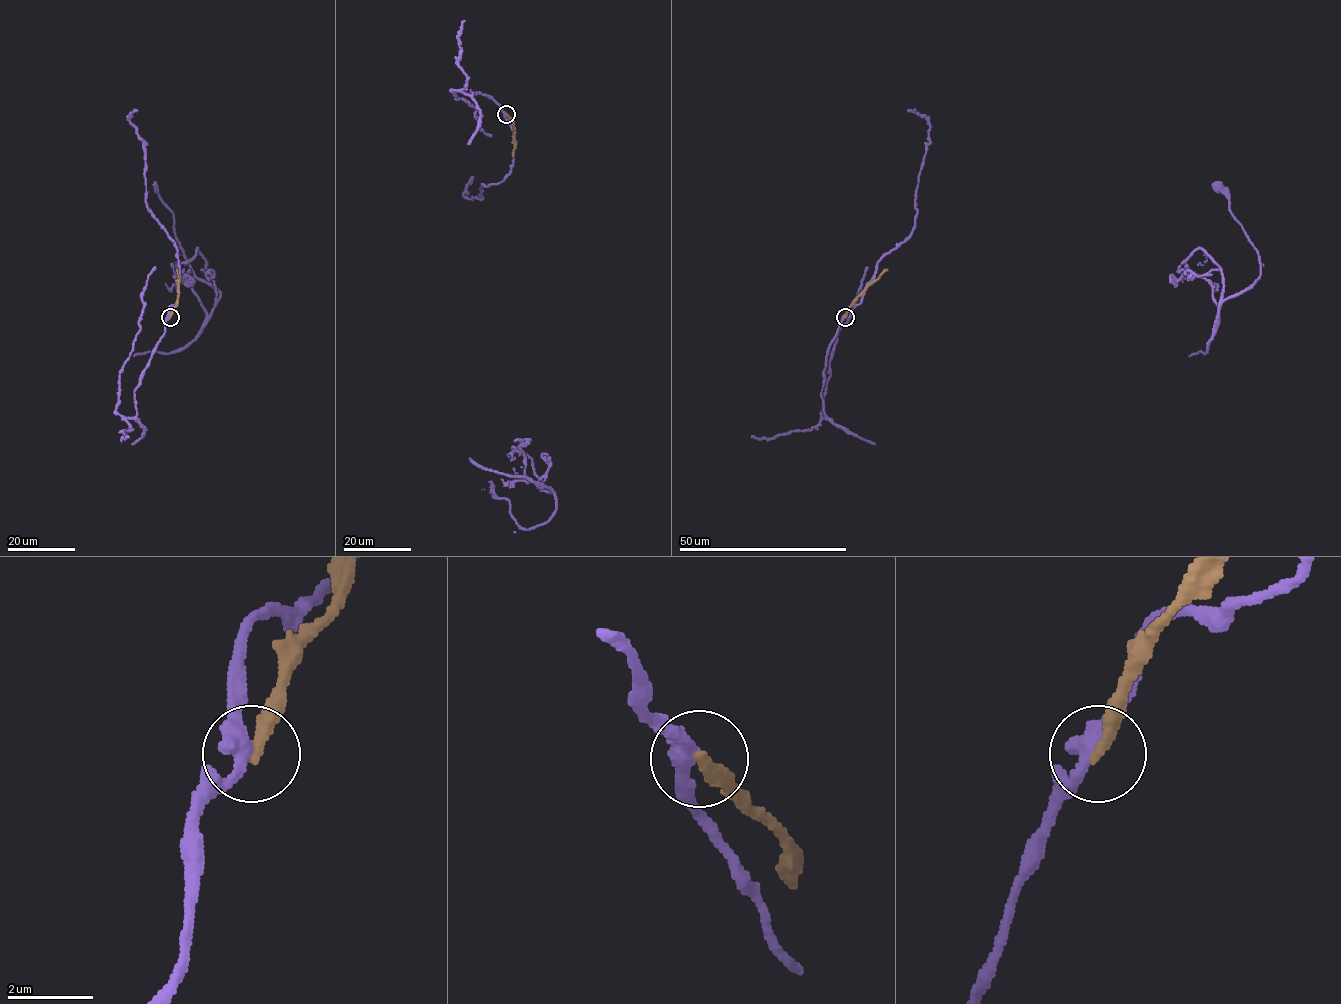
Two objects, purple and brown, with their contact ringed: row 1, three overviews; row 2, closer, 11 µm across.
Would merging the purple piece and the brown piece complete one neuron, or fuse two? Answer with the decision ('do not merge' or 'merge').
do not merge

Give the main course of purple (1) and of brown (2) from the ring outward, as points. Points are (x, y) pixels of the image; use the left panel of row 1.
1: (169, 316), (179, 262), (162, 228), (207, 319), (220, 294), (195, 275), (171, 210), (146, 184)
2: (169, 316), (177, 301), (176, 269)

